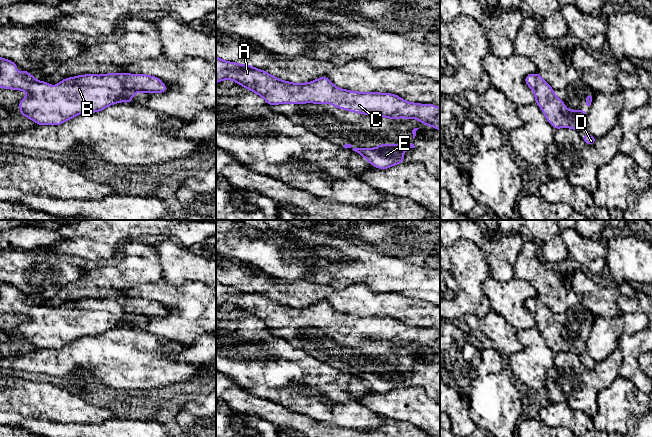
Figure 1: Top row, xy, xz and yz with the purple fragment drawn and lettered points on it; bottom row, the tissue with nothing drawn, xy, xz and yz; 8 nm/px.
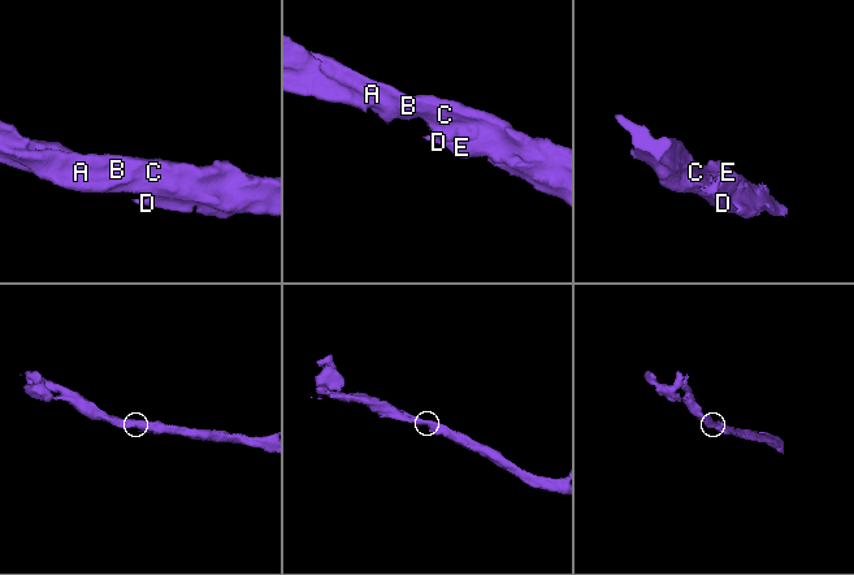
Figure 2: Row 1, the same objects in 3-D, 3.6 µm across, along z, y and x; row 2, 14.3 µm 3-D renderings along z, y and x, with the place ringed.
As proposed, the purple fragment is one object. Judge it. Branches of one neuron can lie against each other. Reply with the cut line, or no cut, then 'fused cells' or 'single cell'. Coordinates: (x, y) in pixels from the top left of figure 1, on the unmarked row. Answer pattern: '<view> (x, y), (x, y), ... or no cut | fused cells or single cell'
no cut | single cell

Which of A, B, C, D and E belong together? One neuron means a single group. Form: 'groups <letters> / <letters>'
groups A B C D E

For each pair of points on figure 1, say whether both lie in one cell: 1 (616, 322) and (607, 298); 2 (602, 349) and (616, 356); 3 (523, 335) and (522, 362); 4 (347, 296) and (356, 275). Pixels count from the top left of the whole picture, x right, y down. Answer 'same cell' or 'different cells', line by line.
1: different cells
2: different cells
3: same cell
4: different cells

